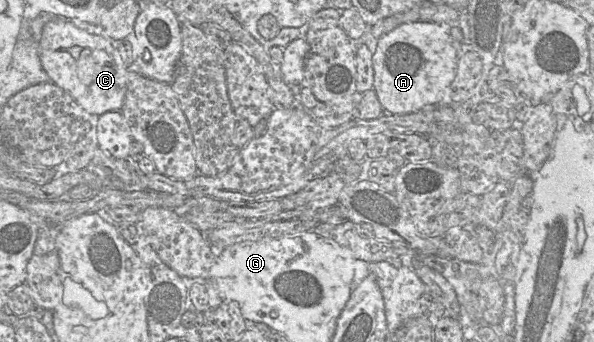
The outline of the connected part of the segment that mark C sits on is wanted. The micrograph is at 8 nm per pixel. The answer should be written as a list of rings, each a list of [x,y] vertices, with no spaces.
[[[52,18],[42,29],[38,54],[50,82],[68,92],[85,111],[100,116],[122,109],[128,87],[128,68],[115,45],[105,37],[77,27],[71,21]]]

